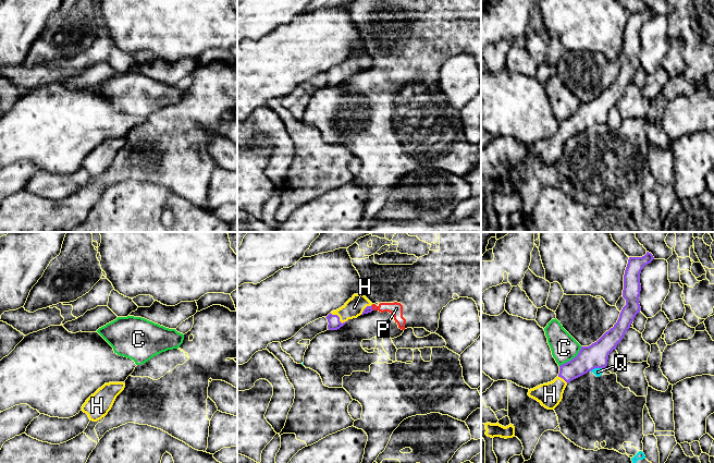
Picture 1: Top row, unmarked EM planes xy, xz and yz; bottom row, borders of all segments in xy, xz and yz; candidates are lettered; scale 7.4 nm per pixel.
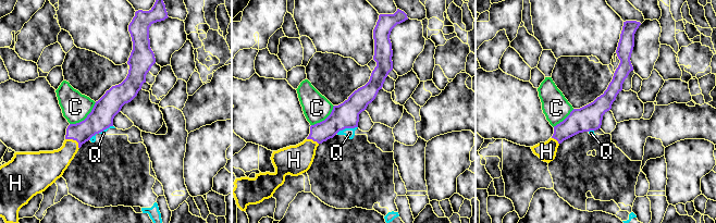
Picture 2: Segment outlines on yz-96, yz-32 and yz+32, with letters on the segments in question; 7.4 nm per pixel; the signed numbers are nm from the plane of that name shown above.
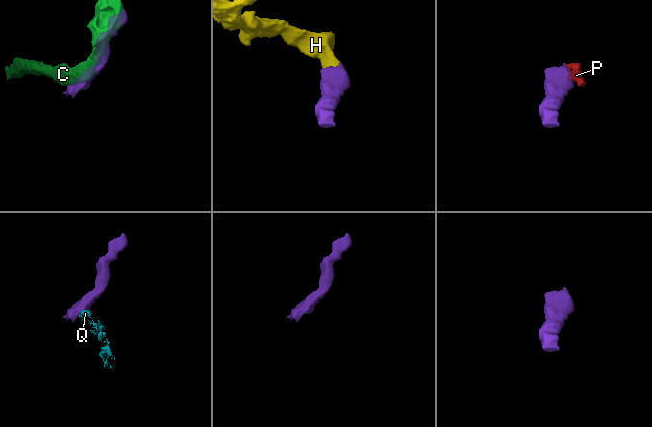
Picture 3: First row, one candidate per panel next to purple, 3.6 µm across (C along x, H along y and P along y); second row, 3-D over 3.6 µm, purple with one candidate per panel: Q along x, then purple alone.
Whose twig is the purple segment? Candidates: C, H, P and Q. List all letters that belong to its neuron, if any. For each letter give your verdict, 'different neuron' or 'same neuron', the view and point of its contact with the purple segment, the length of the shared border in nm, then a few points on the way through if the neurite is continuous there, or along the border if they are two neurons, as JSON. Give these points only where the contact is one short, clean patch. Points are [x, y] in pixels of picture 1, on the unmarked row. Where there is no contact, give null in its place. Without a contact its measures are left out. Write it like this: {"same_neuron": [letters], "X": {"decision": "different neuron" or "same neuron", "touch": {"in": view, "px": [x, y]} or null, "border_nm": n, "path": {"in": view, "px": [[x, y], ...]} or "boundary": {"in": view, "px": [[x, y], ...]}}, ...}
{"same_neuron": ["H"], "C": {"decision": "different neuron", "touch": {"in": "yz", "px": [573, 114]}, "border_nm": 220, "boundary": {"in": "yz", "px": [[581, 102], [575, 112], [559, 122]]}}, "H": {"decision": "same neuron", "touch": {"in": "xz", "px": [339, 75]}, "border_nm": 150, "path": {"in": "xz", "px": [[334, 80], [339, 75], [354, 63]]}}, "P": {"decision": "different neuron", "touch": {"in": "xz", "px": [371, 63]}, "border_nm": 40, "boundary": {"in": "xz", "px": [[371, 61], [373, 65]]}}, "Q": {"decision": "different neuron", "touch": {"in": "yz", "px": [598, 123]}, "border_nm": 120, "boundary": {"in": "yz", "px": [[605, 124], [592, 124], [590, 126]]}}}

